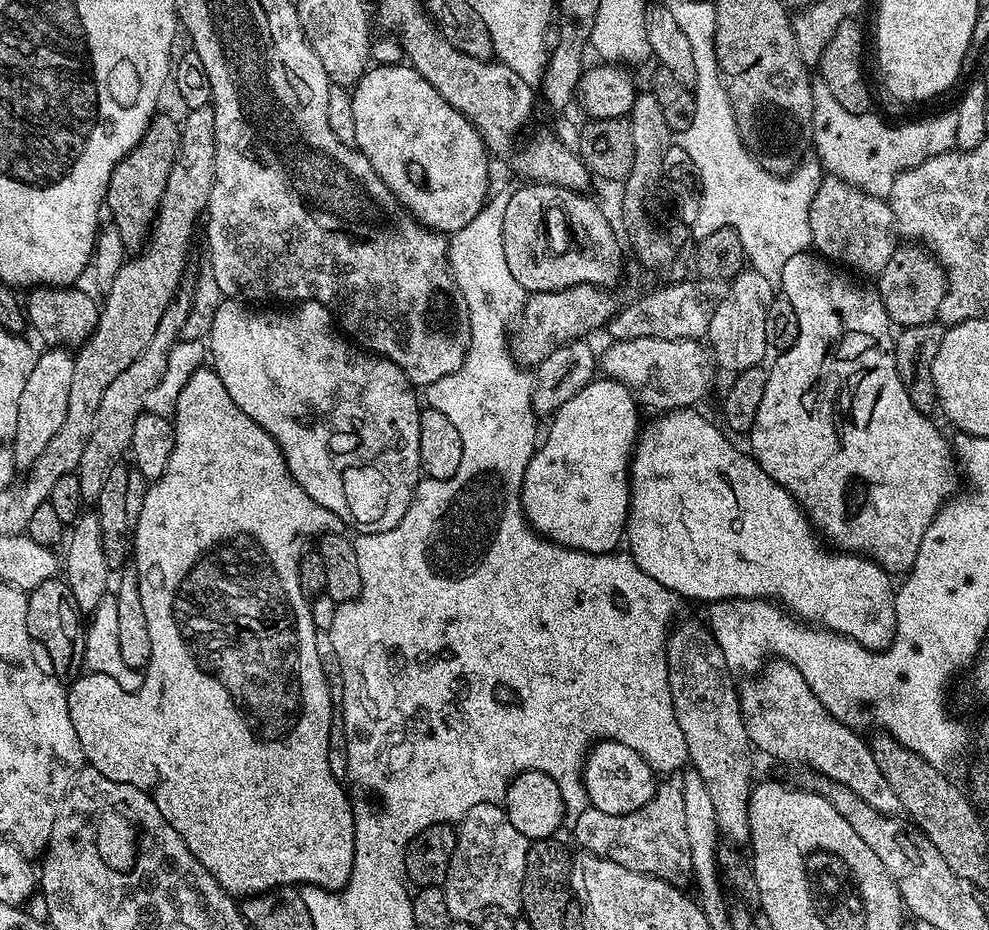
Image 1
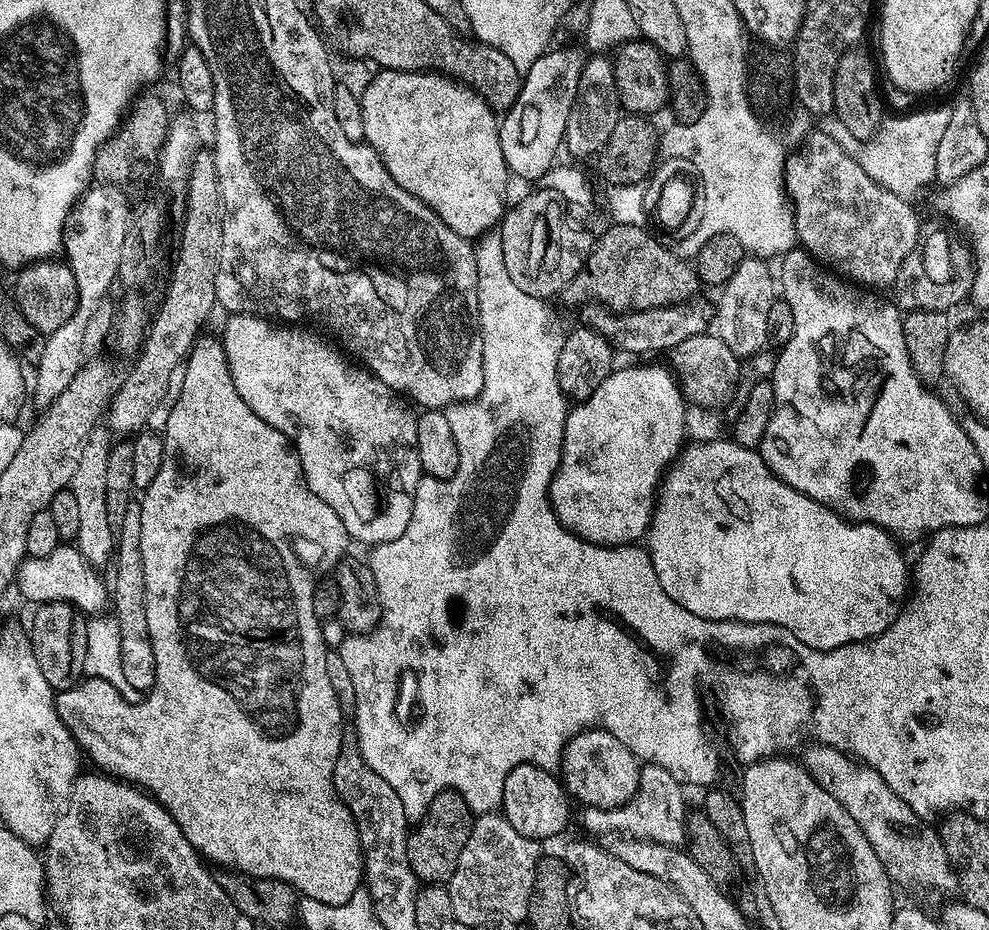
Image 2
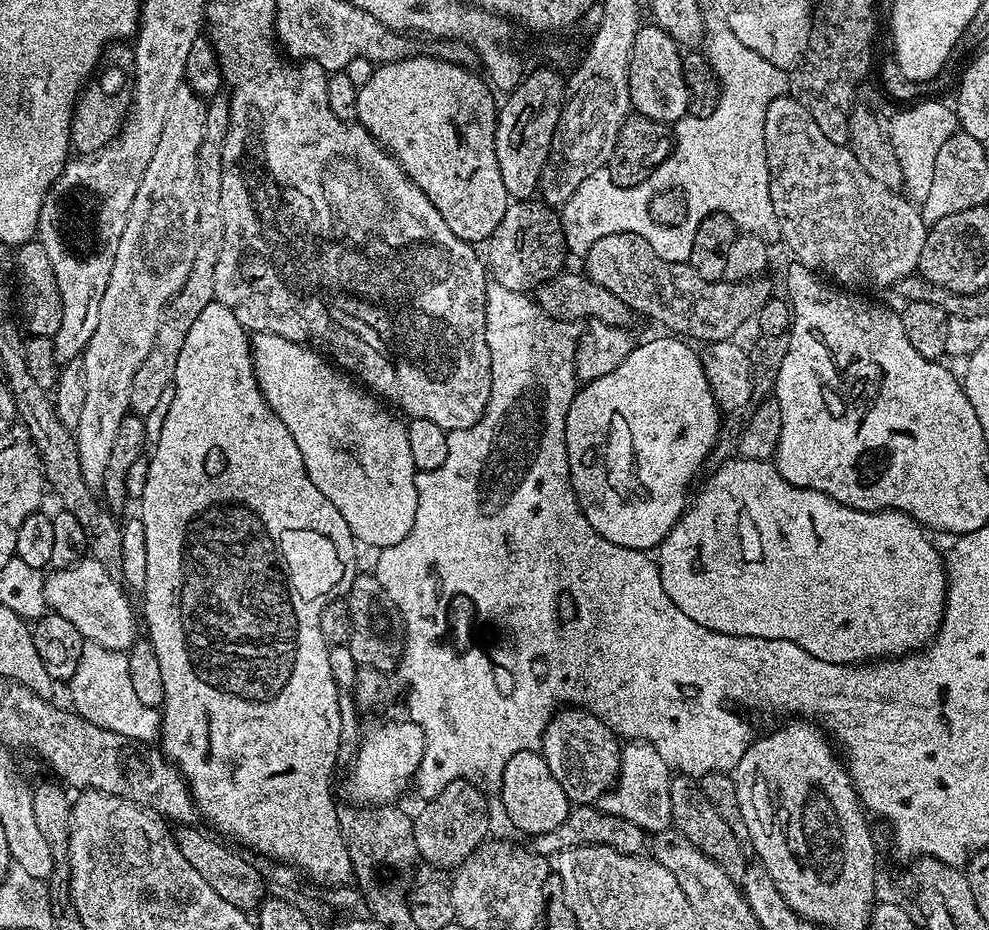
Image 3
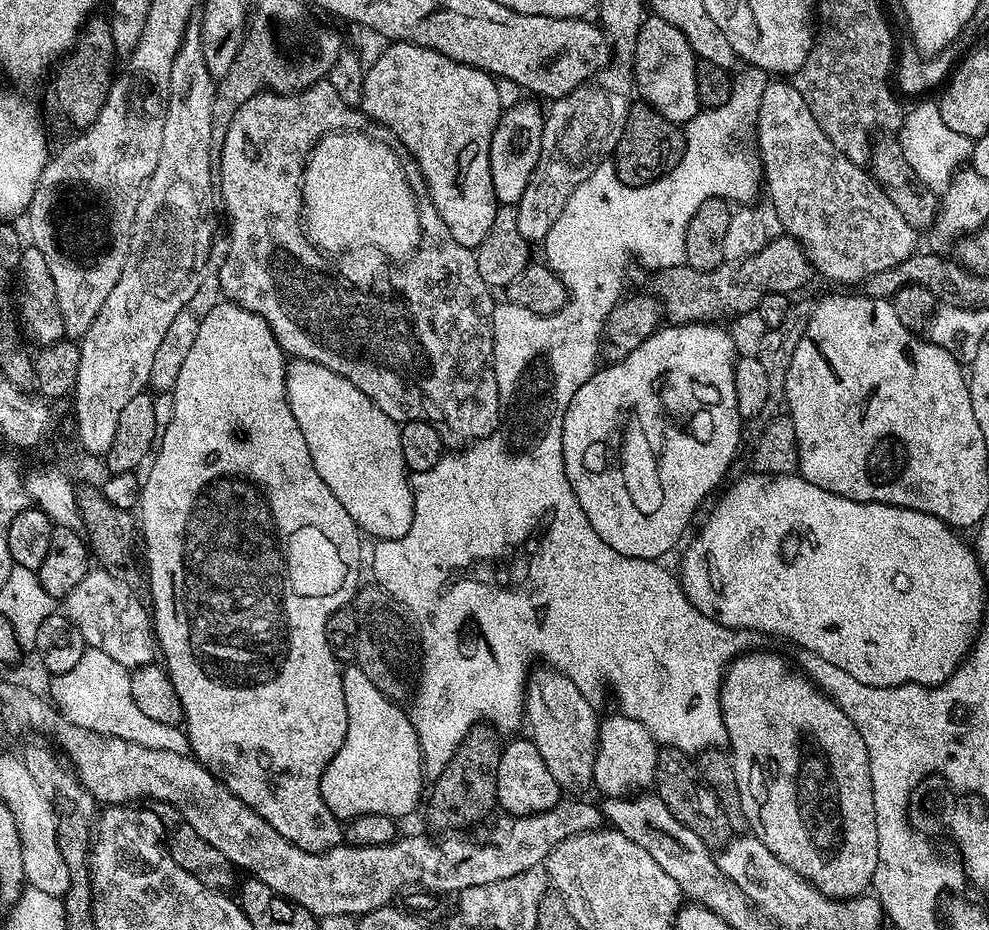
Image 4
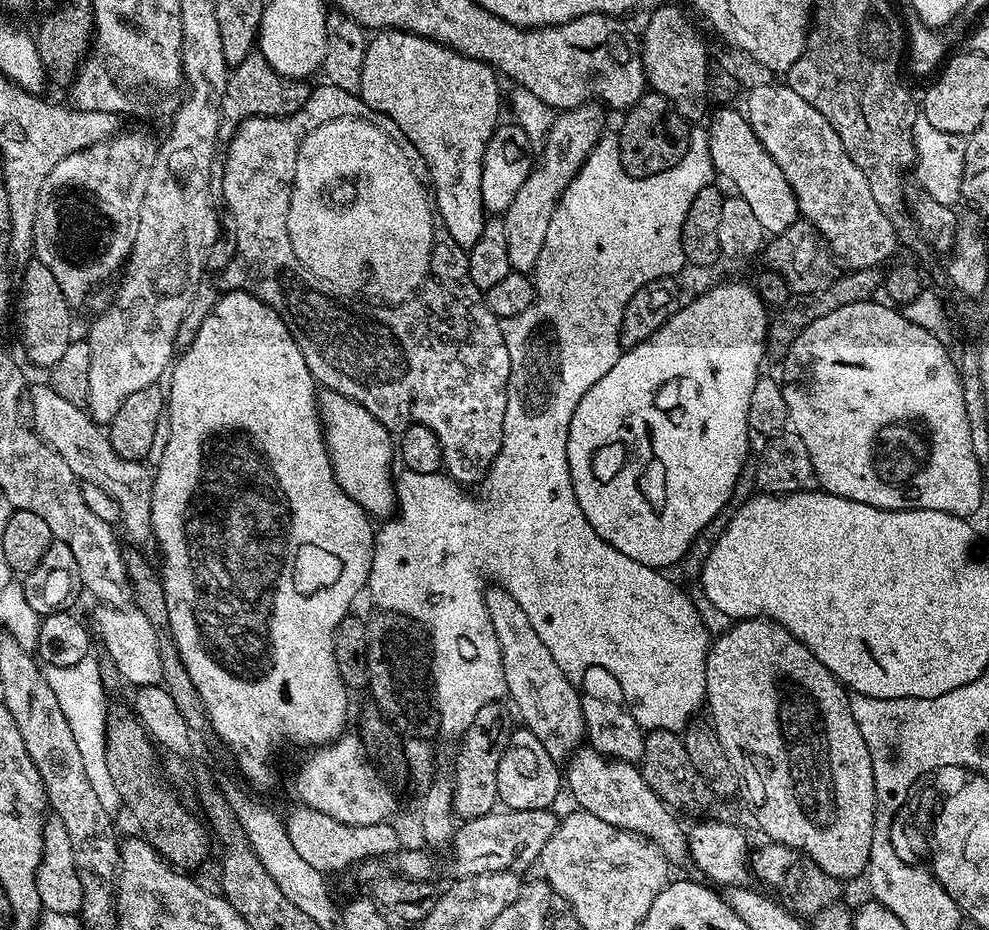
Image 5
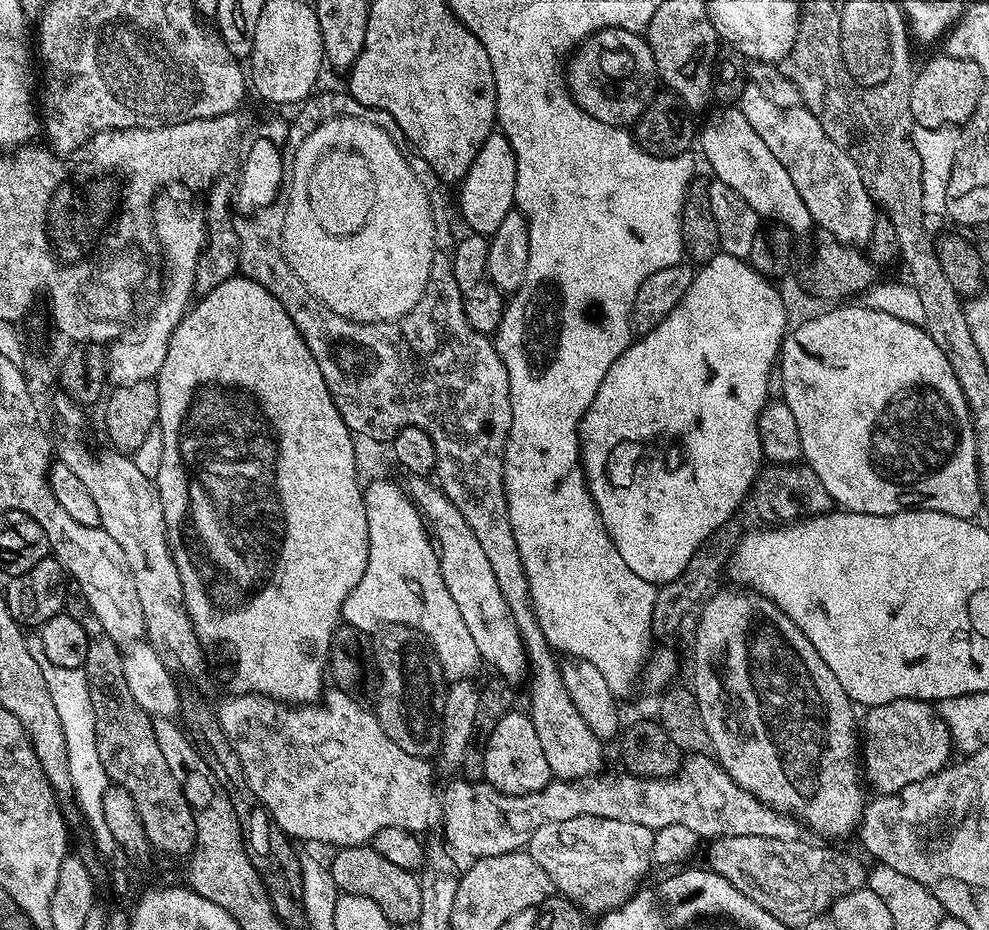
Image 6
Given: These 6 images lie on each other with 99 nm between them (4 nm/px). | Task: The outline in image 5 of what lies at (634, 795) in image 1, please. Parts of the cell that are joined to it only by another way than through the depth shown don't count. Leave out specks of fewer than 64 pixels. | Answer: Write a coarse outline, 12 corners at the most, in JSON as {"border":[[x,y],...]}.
{"border":[[499,586],[485,606],[511,707],[558,762],[585,743],[582,696]]}

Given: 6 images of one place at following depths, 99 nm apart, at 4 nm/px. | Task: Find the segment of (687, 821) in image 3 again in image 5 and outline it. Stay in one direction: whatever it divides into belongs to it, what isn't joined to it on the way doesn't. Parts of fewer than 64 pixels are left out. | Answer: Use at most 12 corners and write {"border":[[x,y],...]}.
{"border":[[651,729],[638,761],[646,786],[673,810],[704,812],[708,782],[680,732]]}

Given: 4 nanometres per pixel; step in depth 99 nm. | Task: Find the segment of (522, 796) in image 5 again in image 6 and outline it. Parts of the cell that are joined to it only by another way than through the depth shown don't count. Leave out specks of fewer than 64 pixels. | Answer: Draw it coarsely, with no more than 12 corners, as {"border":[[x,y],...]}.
{"border":[[527,711],[487,733],[483,779],[534,794],[554,778]]}

